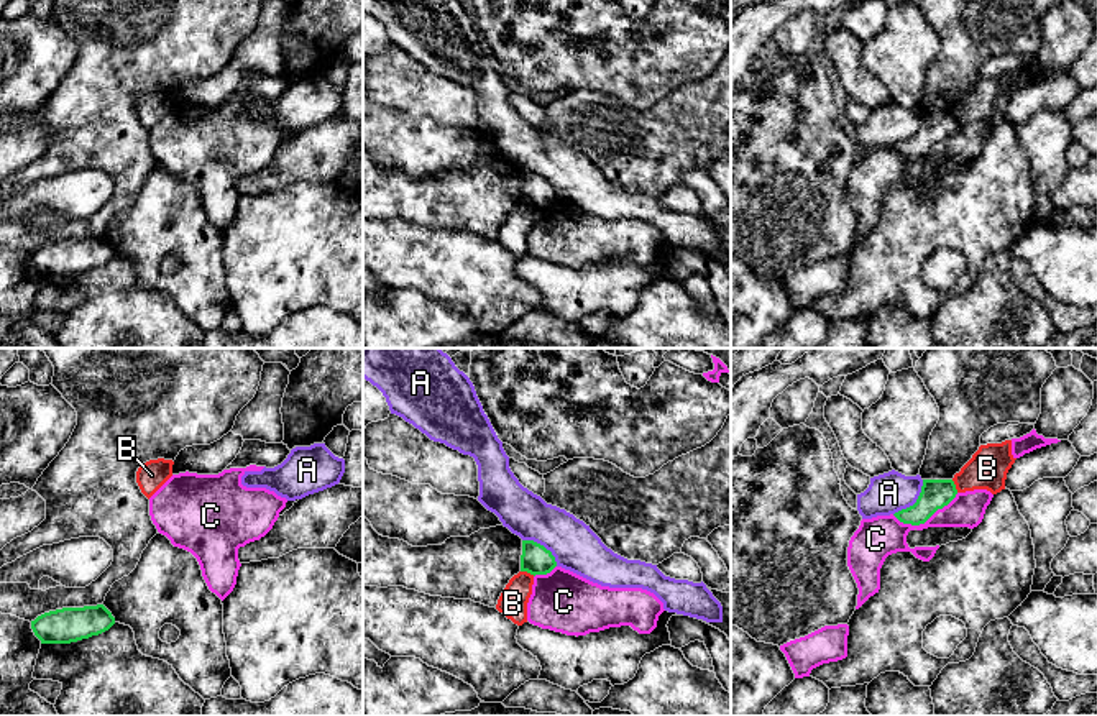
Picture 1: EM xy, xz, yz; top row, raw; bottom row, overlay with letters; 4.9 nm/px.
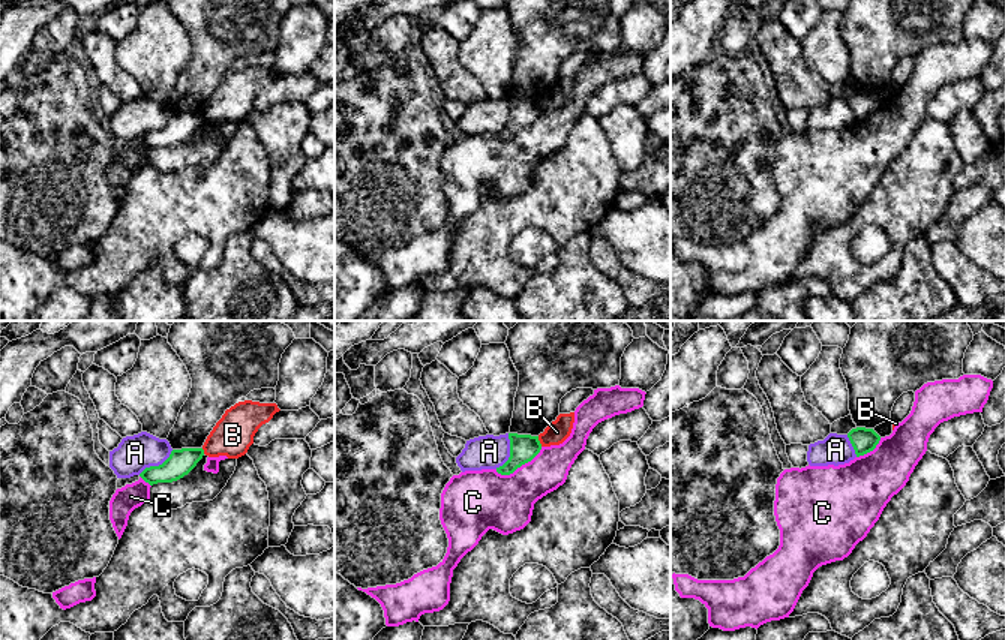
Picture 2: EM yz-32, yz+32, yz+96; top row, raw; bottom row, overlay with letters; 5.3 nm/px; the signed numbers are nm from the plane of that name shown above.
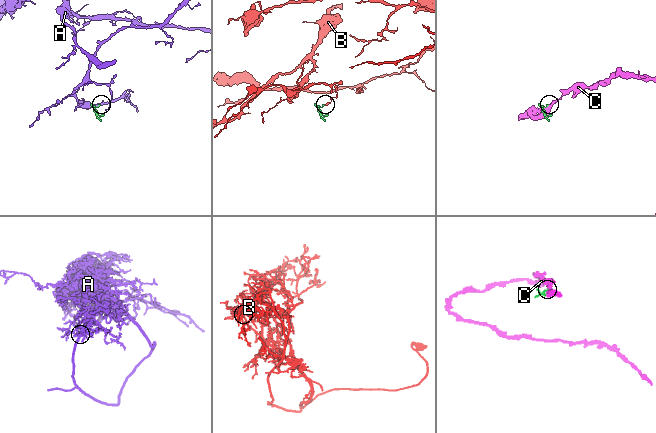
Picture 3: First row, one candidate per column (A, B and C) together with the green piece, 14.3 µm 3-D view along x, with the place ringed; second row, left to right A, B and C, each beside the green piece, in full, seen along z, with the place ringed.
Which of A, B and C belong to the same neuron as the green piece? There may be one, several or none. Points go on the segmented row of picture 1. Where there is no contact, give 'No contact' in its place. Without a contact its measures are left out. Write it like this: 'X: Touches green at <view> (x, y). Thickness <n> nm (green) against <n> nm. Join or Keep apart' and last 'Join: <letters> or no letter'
A: Touches green at yz (917, 501). Thickness 150 nm (green) against 200 nm. Keep apart
B: Touches green at xz (527, 572). Thickness 150 nm (green) against 140 nm. Keep apart
C: Touches green at yz (925, 521). Thickness 150 nm (green) against 200 nm. Keep apart
Join: no letter

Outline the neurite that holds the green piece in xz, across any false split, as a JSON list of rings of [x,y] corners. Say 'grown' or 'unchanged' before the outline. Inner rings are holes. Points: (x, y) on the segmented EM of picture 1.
unchanged; [[[522,540],[521,571],[547,575],[557,567],[550,550],[534,540]]]

